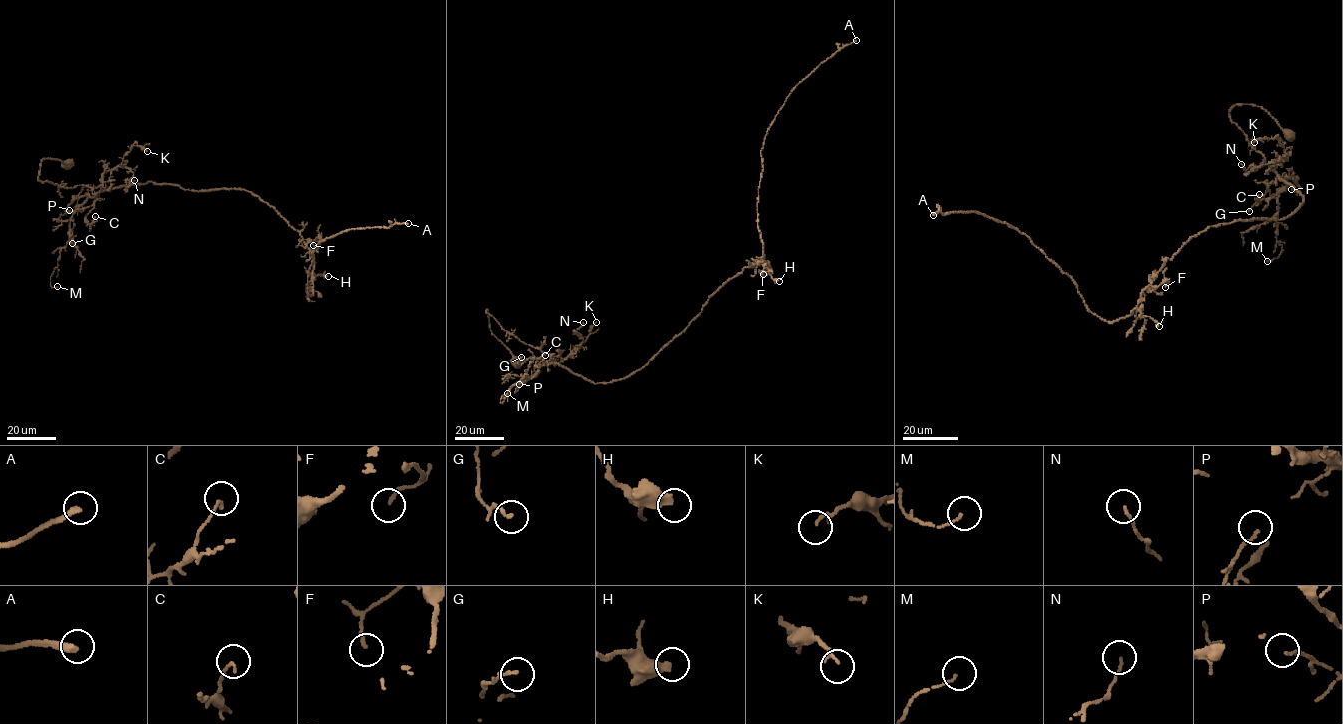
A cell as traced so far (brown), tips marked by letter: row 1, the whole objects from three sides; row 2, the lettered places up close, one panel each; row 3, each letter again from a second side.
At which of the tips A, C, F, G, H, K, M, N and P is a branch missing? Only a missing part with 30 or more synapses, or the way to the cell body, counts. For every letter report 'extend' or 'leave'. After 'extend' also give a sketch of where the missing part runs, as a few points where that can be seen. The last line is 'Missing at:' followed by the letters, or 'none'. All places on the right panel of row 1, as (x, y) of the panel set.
A: extend | (933, 215), (925, 222), (930, 215), (929, 210), (917, 210), (902, 226)
C: leave
F: leave
G: leave
H: leave
K: leave
M: leave
N: leave
P: leave
Missing at: A

